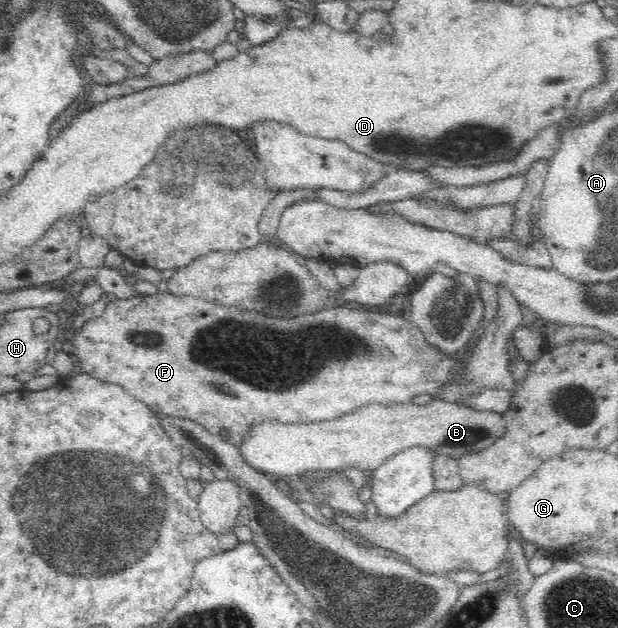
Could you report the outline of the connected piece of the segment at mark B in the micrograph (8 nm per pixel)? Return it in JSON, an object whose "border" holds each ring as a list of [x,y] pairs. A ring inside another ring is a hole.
{"border":[[[434,399],[426,405],[364,405],[357,412],[349,413],[335,420],[316,423],[282,424],[279,421],[265,421],[253,425],[251,436],[240,446],[239,451],[246,463],[260,473],[274,476],[301,475],[307,471],[330,471],[344,468],[360,468],[376,471],[388,458],[413,447],[424,447],[437,455],[449,454],[458,459],[466,454],[478,453],[492,447],[498,438],[507,434],[503,415],[492,410],[475,410],[468,405],[444,403]]]}

